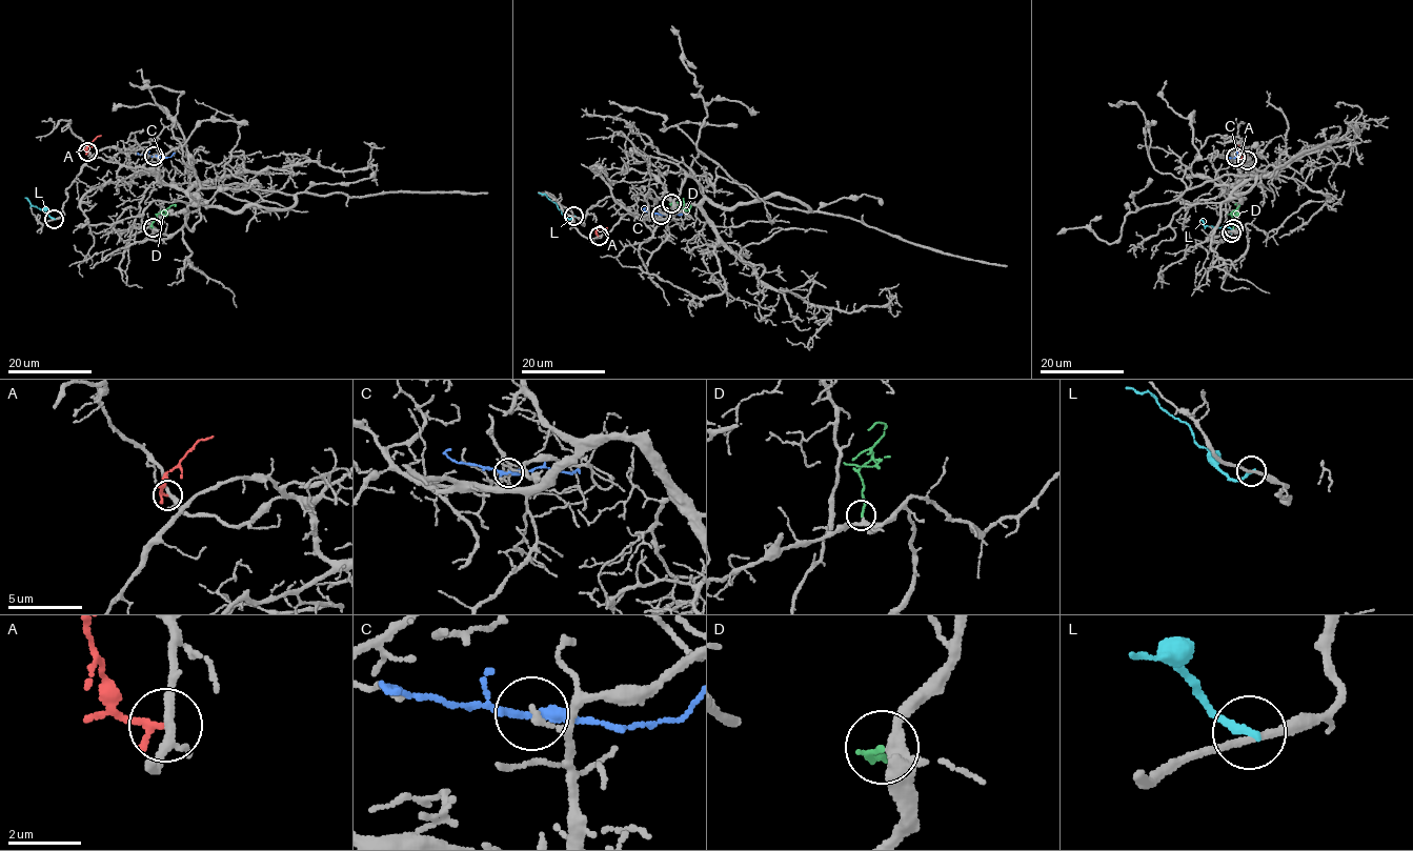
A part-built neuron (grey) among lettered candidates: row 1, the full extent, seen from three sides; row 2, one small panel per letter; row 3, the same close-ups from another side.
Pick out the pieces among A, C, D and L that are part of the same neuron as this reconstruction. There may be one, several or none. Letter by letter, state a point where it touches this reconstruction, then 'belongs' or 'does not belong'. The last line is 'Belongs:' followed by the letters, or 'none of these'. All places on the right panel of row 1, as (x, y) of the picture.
A: meets grey at (1247, 160); does not belong
C: meets grey at (1235, 157); does not belong
D: meets grey at (1233, 228); belongs
L: meets grey at (1231, 232); does not belong
Belongs: D

